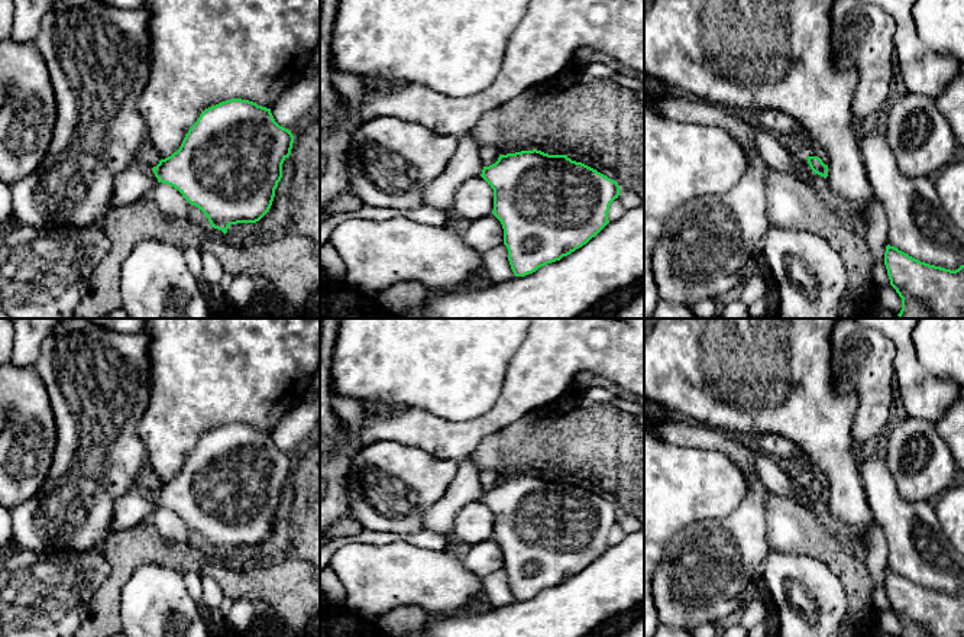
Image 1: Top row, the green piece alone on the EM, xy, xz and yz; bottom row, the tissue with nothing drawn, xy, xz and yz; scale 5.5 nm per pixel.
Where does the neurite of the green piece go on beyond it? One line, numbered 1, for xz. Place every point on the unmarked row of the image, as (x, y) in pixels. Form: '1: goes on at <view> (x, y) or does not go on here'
1: does not go on here

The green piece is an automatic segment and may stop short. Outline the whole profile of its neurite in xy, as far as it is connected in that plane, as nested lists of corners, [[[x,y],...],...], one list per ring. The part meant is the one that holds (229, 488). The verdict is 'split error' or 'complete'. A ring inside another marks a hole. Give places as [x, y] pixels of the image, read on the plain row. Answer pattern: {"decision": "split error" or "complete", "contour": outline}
{"decision": "complete", "contour": [[[232,423],[206,433],[190,452],[179,473],[152,492],[158,507],[178,514],[224,559],[230,549],[256,547],[271,533],[282,502],[282,488],[291,479],[294,460],[279,450],[271,433]]]}

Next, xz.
{"decision": "complete", "contour": [[[537,473],[499,479],[495,488],[483,491],[481,501],[494,514],[492,539],[502,549],[515,601],[533,598],[586,569],[609,547],[609,530],[621,515],[617,505],[591,491]]]}

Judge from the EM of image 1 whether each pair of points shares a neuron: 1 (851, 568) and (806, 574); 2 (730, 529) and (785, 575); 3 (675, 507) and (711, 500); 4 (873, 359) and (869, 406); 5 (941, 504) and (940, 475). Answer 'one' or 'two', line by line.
1: two
2: two
3: one
4: one
5: two

